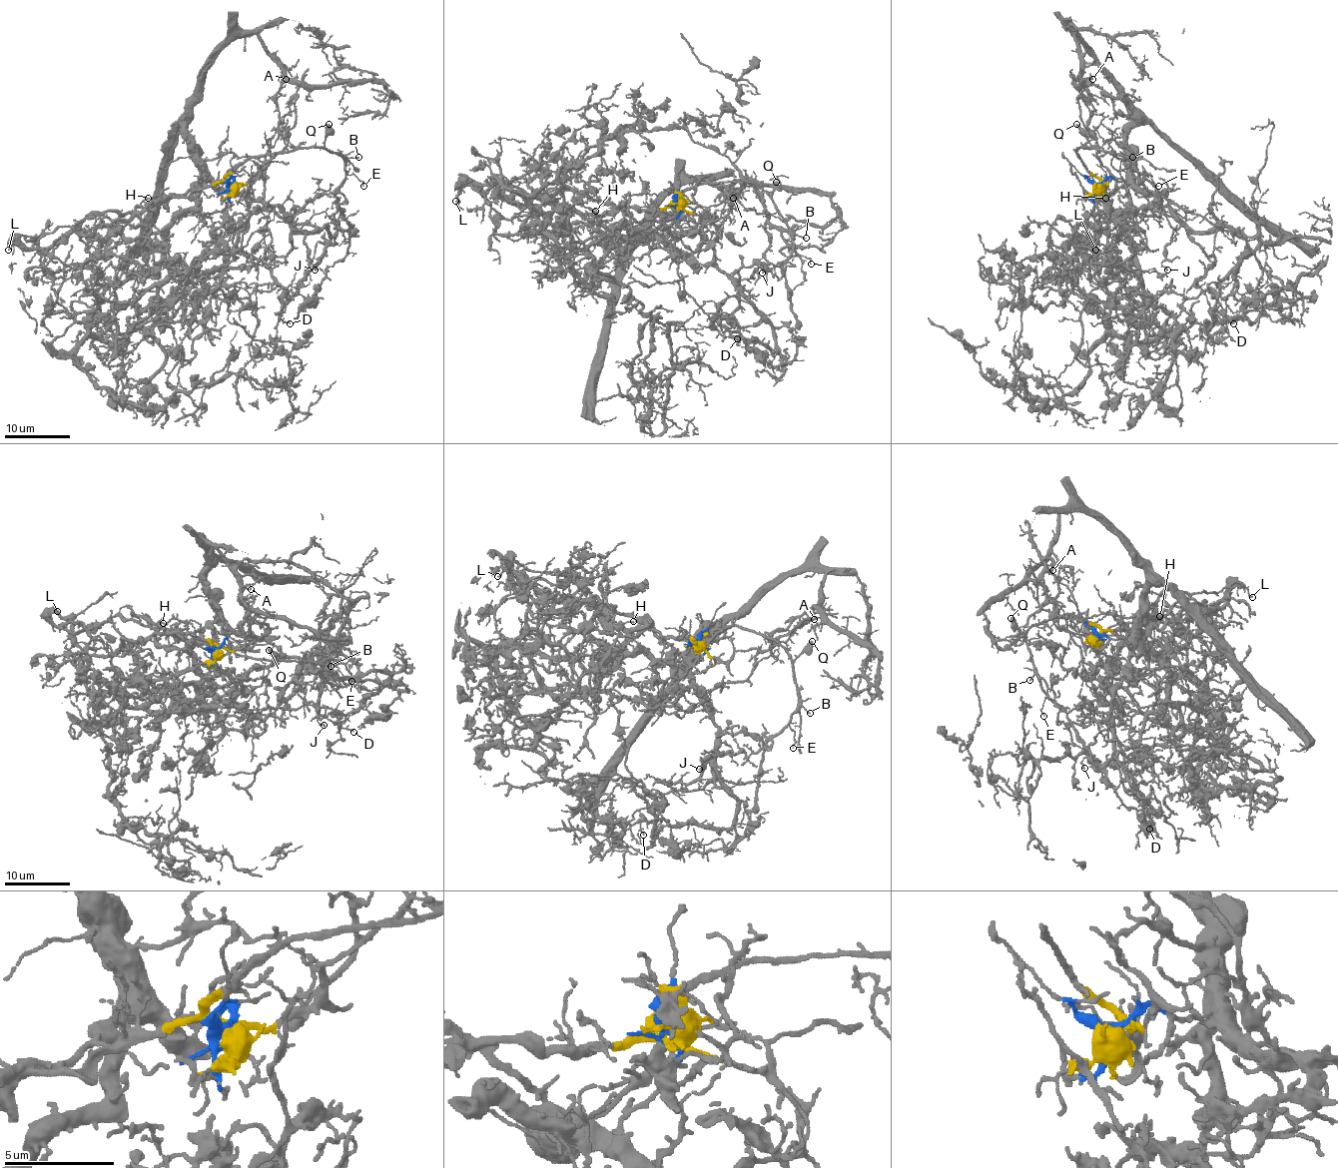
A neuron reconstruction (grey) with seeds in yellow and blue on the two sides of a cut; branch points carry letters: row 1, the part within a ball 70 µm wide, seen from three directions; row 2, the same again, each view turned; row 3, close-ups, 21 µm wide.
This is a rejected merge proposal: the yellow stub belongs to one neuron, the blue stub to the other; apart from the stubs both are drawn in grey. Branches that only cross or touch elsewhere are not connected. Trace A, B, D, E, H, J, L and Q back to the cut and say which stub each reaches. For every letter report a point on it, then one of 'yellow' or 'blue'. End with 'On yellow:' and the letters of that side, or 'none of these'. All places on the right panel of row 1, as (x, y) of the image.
A: at (1092, 79); blue
B: at (1132, 157); yellow
D: at (1233, 323); blue
E: at (1158, 186); yellow
H: at (1105, 198); yellow
J: at (1167, 270); blue
L: at (1095, 250); yellow
Q: at (1076, 124); yellow
On yellow: B, E, H, L, Q

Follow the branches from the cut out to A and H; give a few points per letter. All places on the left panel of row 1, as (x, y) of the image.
A: (229, 185), (231, 178), (213, 178), (187, 129), (187, 101), (203, 69), (238, 38), (257, 35), (287, 79)
H: (229, 185), (224, 181), (211, 183), (185, 198), (167, 198), (154, 209), (146, 209), (141, 204), (149, 198)

